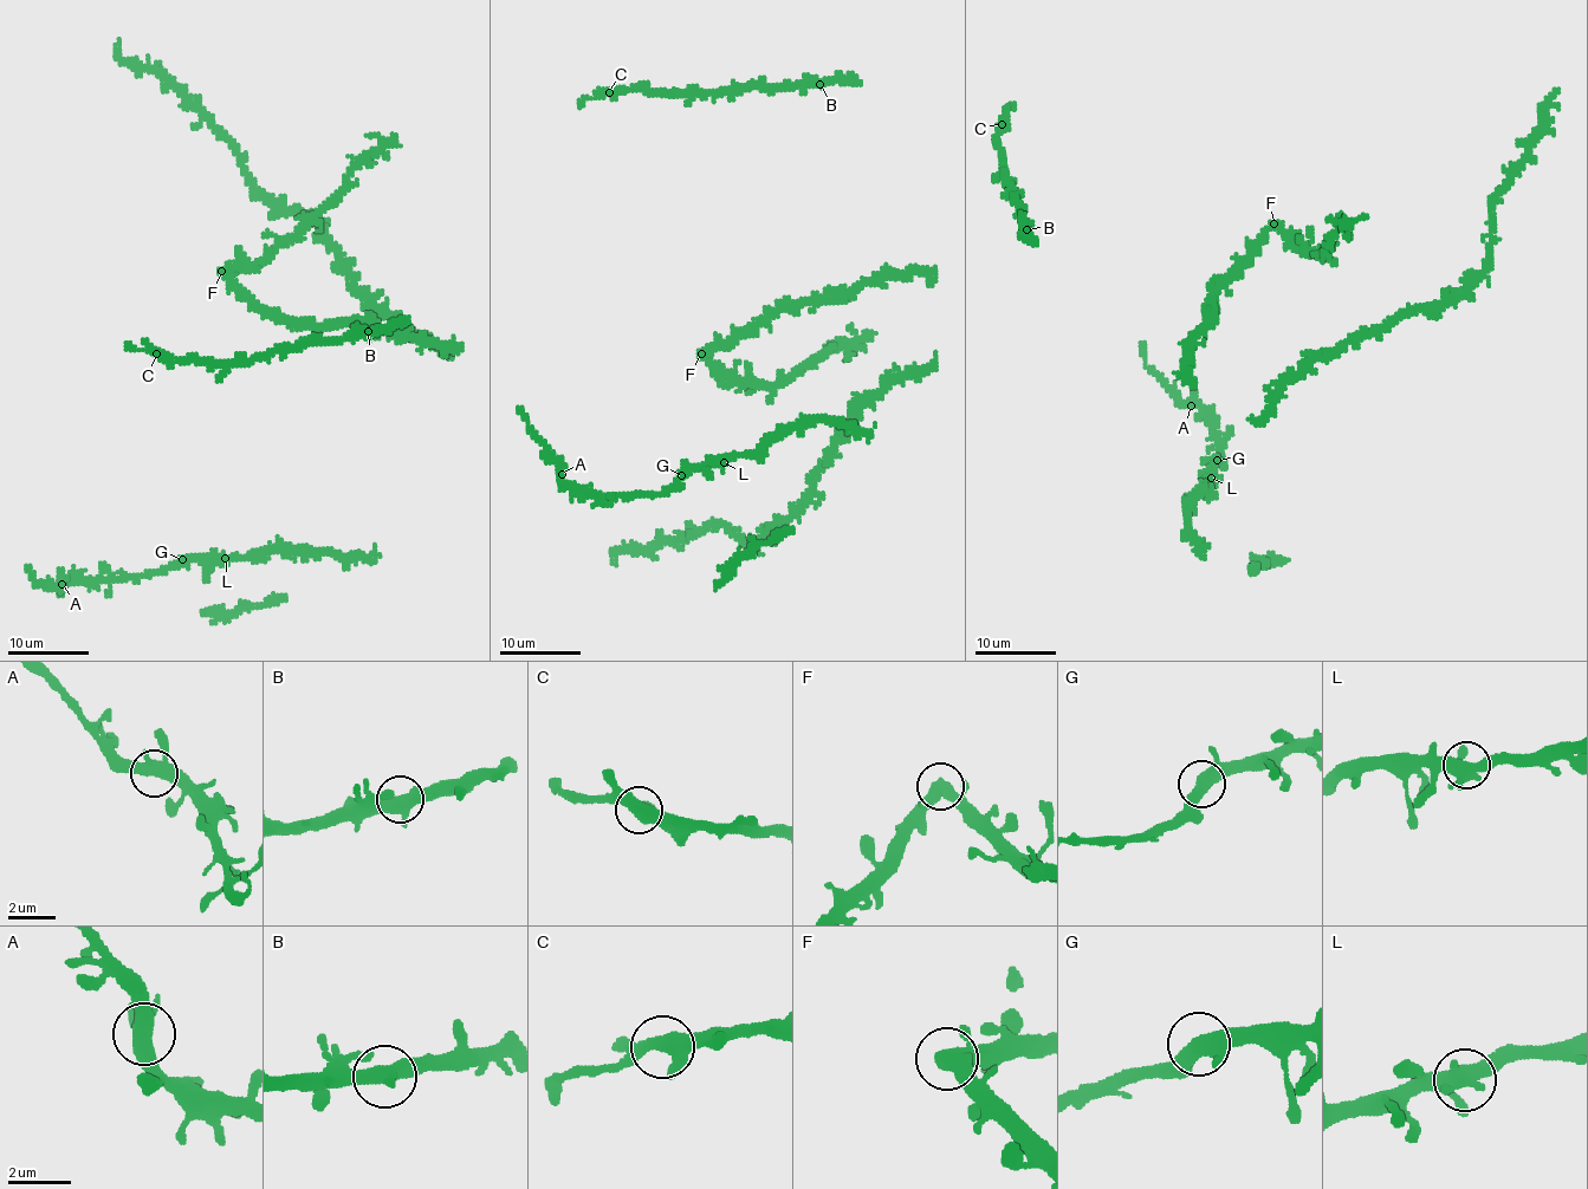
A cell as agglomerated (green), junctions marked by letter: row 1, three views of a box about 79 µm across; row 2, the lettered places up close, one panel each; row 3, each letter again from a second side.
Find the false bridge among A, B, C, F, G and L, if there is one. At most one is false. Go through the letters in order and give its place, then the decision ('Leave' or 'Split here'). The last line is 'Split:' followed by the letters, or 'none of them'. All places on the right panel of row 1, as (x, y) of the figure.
A: Place: (1191, 405). Leave
B: Place: (1026, 229). Leave
C: Place: (1002, 124). Leave
F: Place: (1274, 223). Split here
G: Place: (1217, 460). Leave
L: Place: (1211, 478). Leave
Split: F

